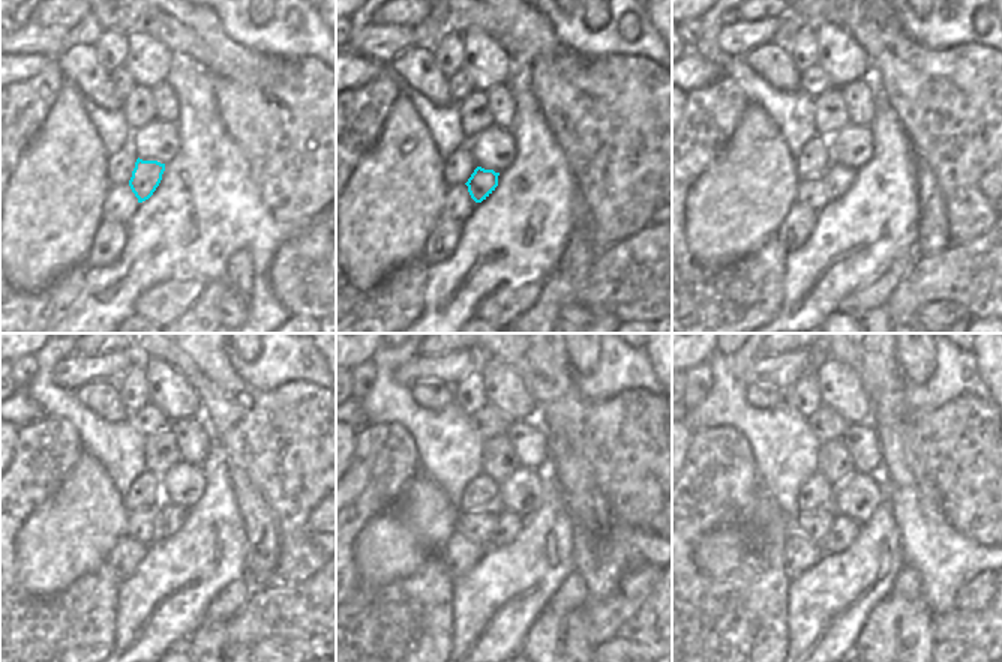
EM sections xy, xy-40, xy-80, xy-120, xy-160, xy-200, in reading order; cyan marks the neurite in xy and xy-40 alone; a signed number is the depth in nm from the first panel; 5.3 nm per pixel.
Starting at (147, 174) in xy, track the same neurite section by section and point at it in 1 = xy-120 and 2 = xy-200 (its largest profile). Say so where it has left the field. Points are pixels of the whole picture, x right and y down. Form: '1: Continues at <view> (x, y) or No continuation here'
1: Continues at xy-120 (171, 517)
2: Continues at xy-200 (843, 530).

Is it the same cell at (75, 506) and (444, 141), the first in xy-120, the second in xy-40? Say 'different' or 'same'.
different

